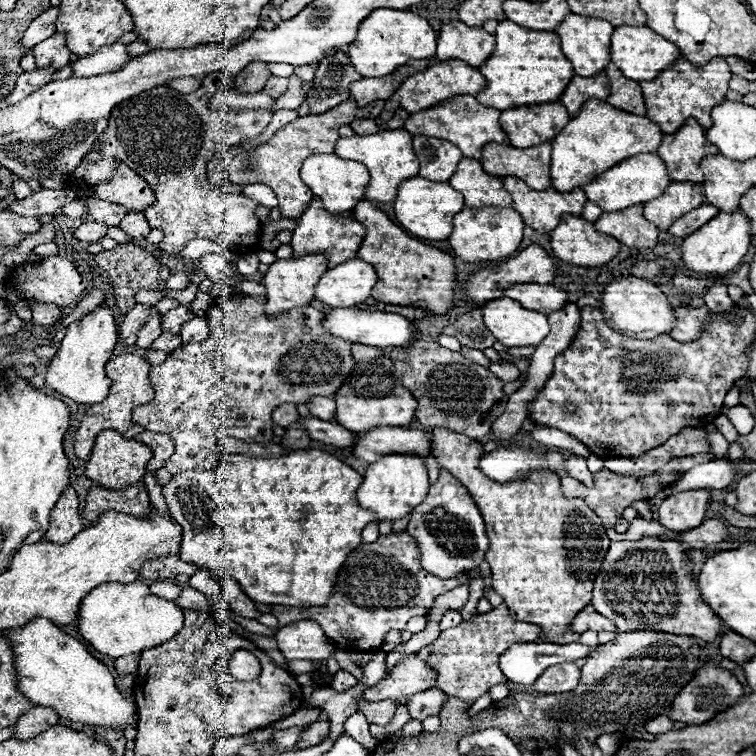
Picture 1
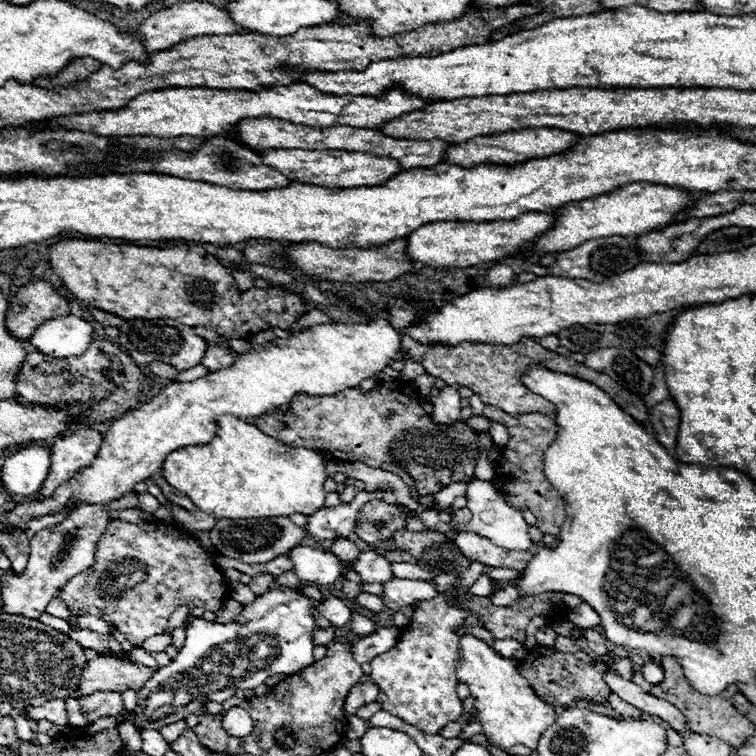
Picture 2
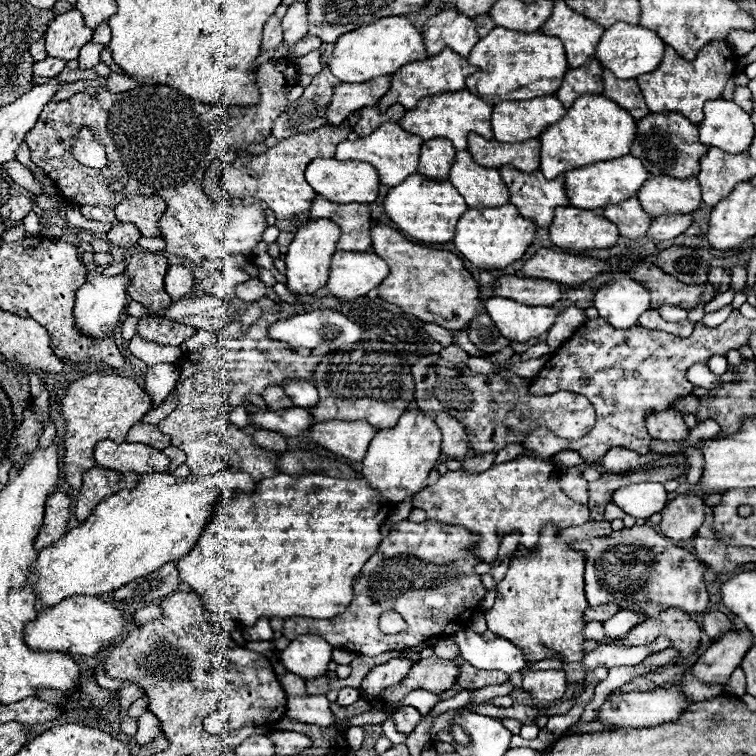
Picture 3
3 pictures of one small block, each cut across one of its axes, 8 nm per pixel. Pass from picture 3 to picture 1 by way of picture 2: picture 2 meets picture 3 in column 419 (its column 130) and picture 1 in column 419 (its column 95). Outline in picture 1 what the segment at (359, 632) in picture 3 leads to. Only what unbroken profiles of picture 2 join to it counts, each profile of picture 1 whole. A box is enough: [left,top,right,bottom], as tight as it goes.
[272,534,466,650]

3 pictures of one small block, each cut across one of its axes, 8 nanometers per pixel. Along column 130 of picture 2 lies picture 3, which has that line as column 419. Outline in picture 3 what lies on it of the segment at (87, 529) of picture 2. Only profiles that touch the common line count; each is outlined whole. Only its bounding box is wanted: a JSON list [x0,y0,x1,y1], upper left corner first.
[414,458,590,562]

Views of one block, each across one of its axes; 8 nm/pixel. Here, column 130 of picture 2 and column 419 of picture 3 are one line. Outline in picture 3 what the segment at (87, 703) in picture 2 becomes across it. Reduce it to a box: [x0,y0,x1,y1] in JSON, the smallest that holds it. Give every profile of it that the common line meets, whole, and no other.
[392,706,422,734]

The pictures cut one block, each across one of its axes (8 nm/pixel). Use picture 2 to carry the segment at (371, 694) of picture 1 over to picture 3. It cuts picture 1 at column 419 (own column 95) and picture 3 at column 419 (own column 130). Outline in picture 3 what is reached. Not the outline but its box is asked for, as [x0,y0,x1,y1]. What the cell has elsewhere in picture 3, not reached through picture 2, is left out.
[382,656,460,704]

